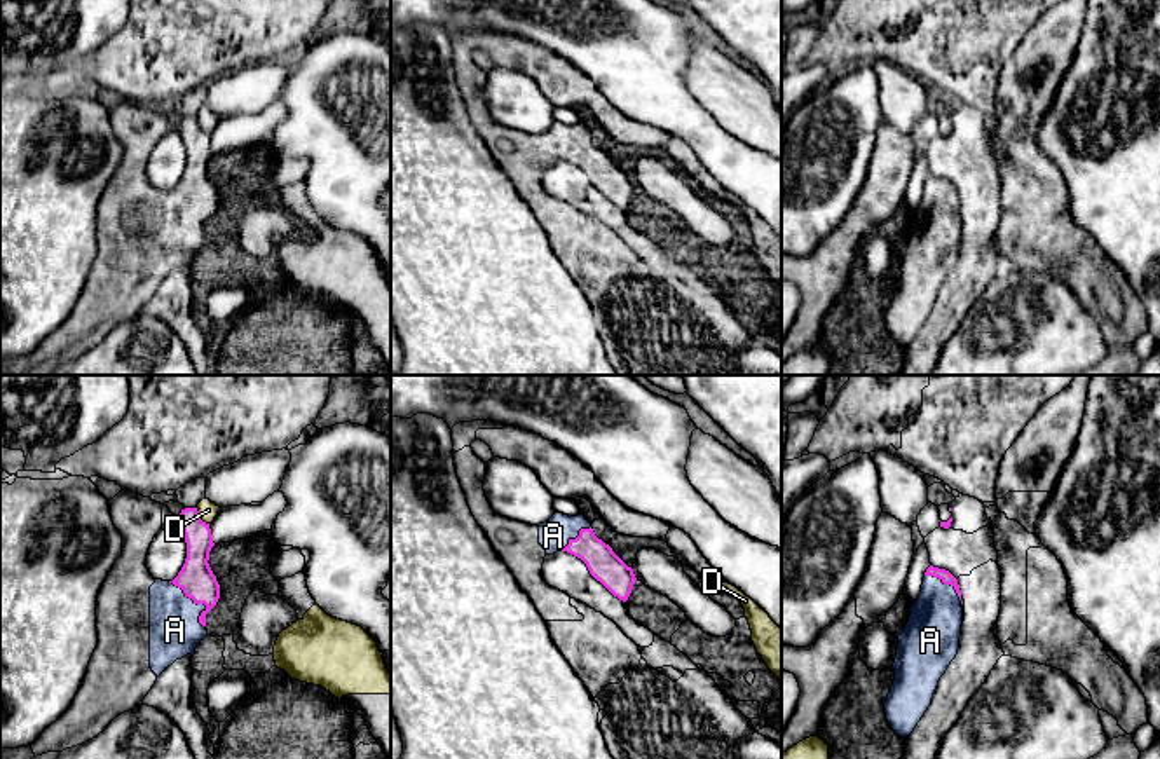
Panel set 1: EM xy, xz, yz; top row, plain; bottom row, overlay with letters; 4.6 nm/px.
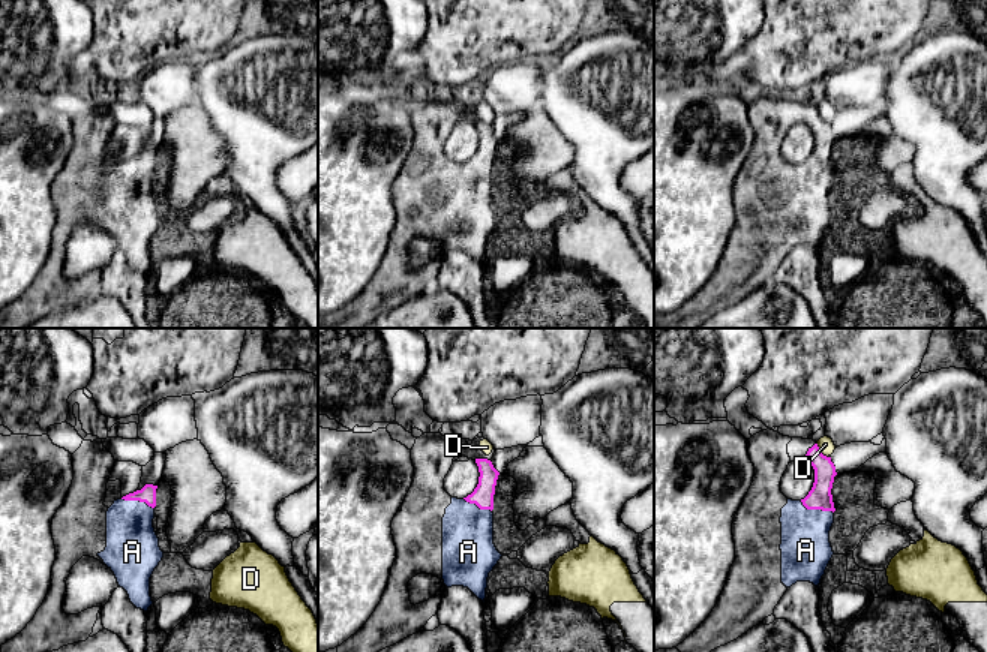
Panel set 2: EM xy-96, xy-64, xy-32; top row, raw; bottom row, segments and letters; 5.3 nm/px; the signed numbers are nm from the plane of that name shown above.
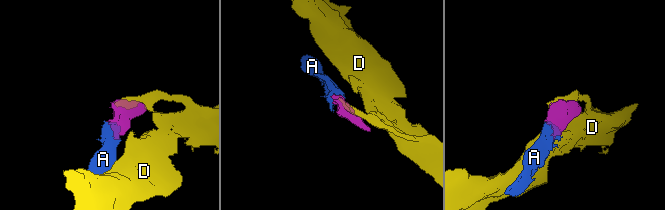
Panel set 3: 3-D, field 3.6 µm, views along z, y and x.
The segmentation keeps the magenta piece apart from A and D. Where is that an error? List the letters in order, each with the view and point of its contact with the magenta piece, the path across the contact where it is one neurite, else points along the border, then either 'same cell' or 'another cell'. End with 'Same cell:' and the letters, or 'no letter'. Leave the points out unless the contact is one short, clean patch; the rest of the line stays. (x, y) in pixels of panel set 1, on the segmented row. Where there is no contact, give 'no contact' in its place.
A: contact xy (197, 604); way xy (196, 578), (197, 604), (175, 630); same cell
D: contact xy (199, 517); border xy (196, 506), (201, 519), (208, 524); another cell
Same cell: A

